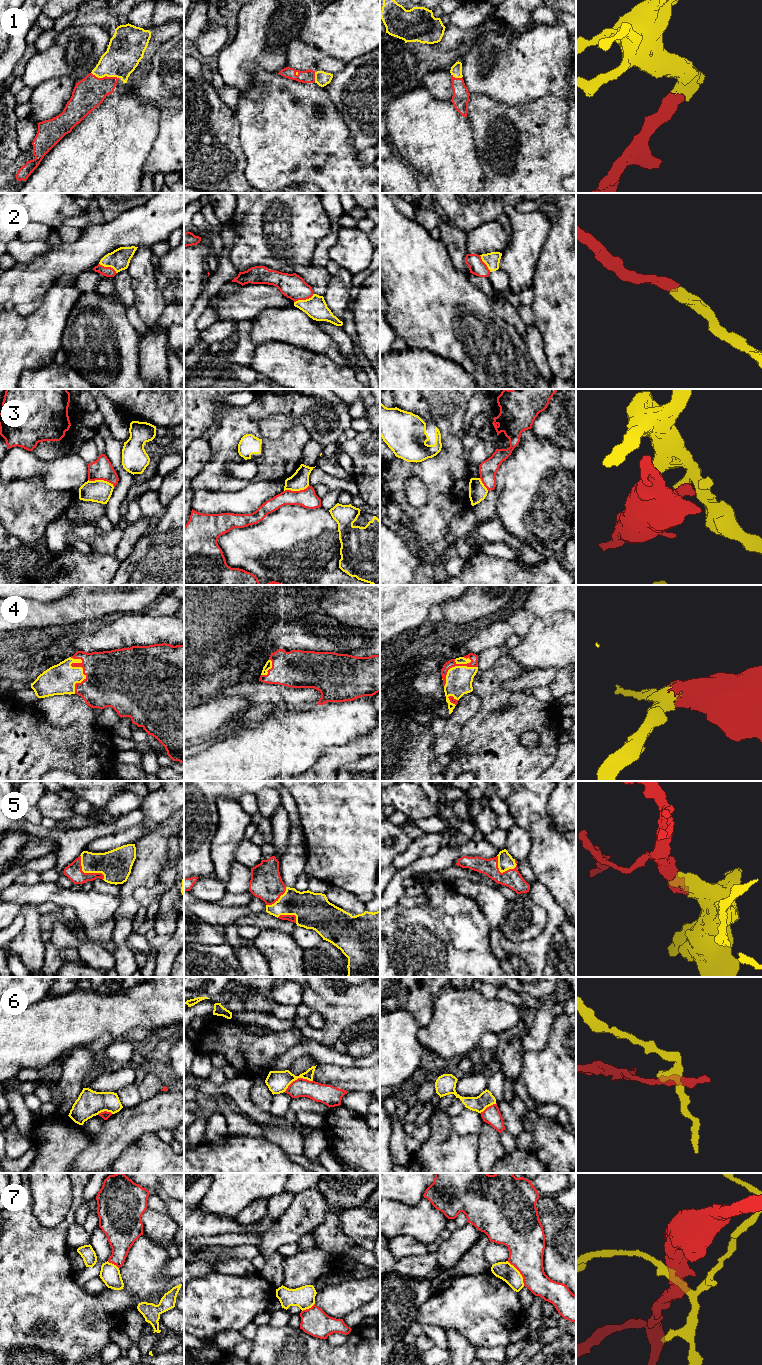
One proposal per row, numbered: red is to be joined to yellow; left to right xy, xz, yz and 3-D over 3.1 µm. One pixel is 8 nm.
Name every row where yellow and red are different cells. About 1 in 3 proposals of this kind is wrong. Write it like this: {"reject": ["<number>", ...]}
{"reject": ["3", "6", "7"]}

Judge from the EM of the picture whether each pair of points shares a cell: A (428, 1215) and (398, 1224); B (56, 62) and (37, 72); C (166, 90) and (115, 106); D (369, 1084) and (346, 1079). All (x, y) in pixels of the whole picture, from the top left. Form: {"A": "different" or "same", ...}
{"A": "same", "B": "same", "C": "different", "D": "same"}

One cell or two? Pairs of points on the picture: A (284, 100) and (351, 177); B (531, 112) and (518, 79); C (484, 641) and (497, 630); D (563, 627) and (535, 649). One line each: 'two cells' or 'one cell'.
A: one cell
B: two cells
C: one cell
D: one cell

